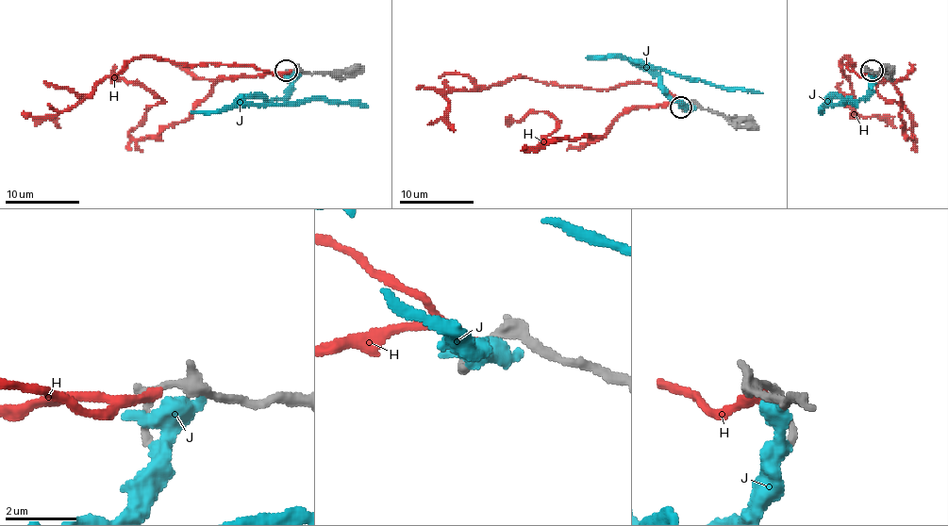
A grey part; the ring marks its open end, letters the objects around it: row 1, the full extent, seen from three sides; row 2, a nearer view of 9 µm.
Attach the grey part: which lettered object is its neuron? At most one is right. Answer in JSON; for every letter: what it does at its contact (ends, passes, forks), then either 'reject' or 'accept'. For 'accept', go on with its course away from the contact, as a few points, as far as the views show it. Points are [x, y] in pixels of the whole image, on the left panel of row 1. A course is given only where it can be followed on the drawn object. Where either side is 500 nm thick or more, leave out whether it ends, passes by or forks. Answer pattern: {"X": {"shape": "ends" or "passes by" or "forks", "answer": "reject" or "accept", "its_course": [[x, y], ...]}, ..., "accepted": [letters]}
{"H": {"shape": "ends", "answer": "reject"}, "J": {"shape": "passes by", "answer": "reject"}, "accepted": []}

